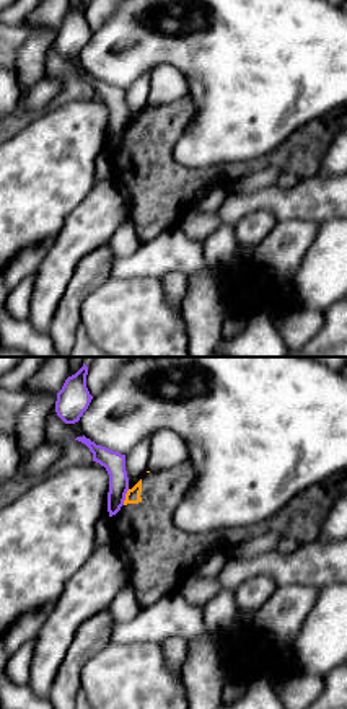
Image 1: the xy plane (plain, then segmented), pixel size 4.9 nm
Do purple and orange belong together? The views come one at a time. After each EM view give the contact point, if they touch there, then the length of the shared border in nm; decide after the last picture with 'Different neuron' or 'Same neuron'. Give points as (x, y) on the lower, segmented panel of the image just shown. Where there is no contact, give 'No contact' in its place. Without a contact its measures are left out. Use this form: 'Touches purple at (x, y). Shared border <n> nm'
Touches purple at (124, 497). Shared border 90 nm

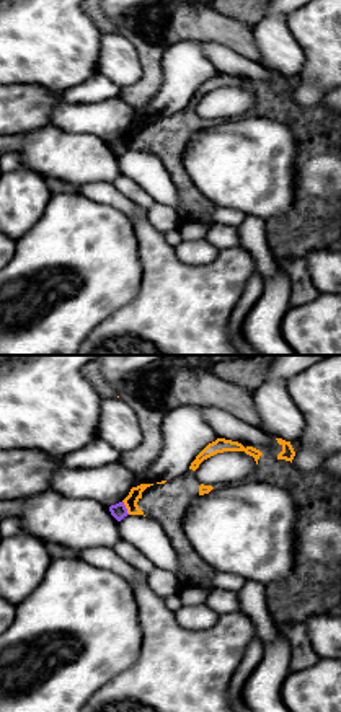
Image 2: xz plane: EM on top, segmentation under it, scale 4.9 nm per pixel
Touches purple at (124, 507). Shared border 80 nm

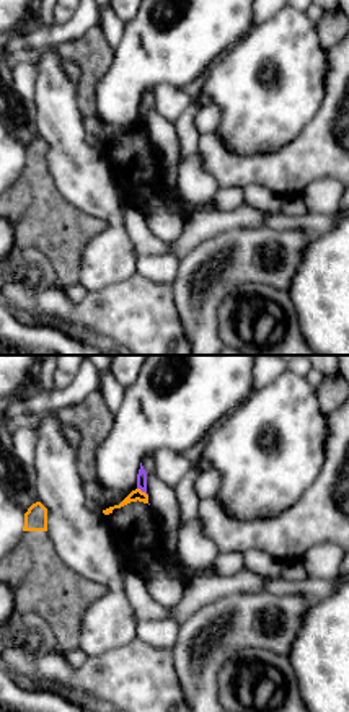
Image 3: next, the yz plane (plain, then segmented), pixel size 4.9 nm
Touches purple at (142, 491). Shared border 70 nm

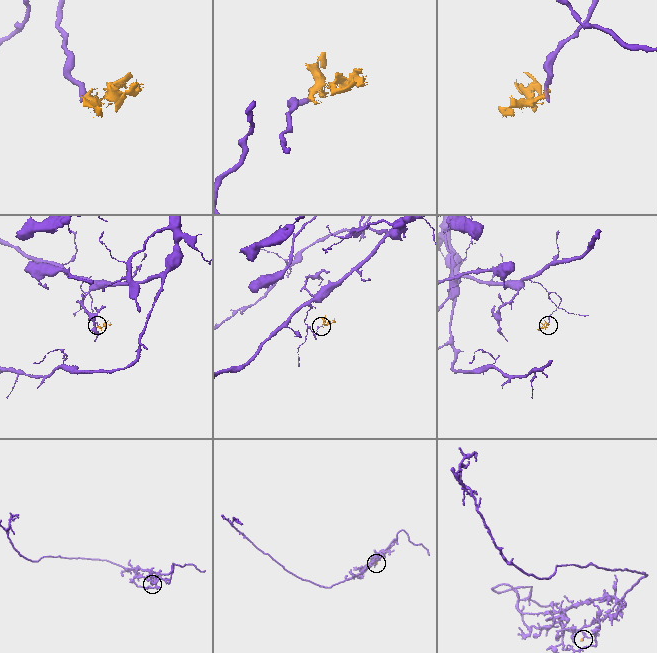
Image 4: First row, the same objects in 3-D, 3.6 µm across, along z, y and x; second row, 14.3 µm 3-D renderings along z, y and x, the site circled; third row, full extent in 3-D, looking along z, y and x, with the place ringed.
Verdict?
Different neuron

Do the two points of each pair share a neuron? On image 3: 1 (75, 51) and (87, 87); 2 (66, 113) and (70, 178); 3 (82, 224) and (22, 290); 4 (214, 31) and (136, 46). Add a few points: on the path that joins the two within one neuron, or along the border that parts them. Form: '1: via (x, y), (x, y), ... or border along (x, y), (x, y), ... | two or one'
1: via (83, 59), (87, 62), (87, 79) | one
2: via (66, 129), (70, 162) | one
3: border along (33, 254), (51, 272) | two
4: via (194, 31), (172, 31), (155, 38) | one

